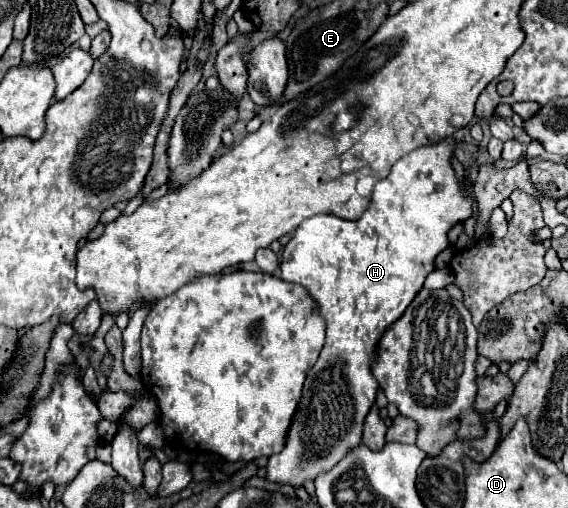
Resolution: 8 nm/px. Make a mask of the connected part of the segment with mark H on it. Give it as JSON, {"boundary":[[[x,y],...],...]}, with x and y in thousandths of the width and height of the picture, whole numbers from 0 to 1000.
{"boundary":[[[792,272],[725,297],[690,327],[680,350],[660,360],[653,404],[634,433],[607,433],[585,421],[551,425],[525,445],[518,469],[500,488],[493,516],[496,551],[532,559],[553,579],[549,587],[560,594],[563,618],[574,630],[574,677],[560,713],[539,740],[504,878],[493,894],[475,898],[472,906],[472,945],[535,953],[539,945],[553,945],[563,929],[581,925],[616,882],[637,874],[637,835],[665,772],[665,752],[651,732],[662,677],[673,654],[711,618],[718,598],[739,575],[754,535],[764,531],[768,504],[789,484],[789,453],[803,437],[810,441],[835,425],[835,390],[820,354],[806,354],[792,319],[796,307],[799,287]]]}

